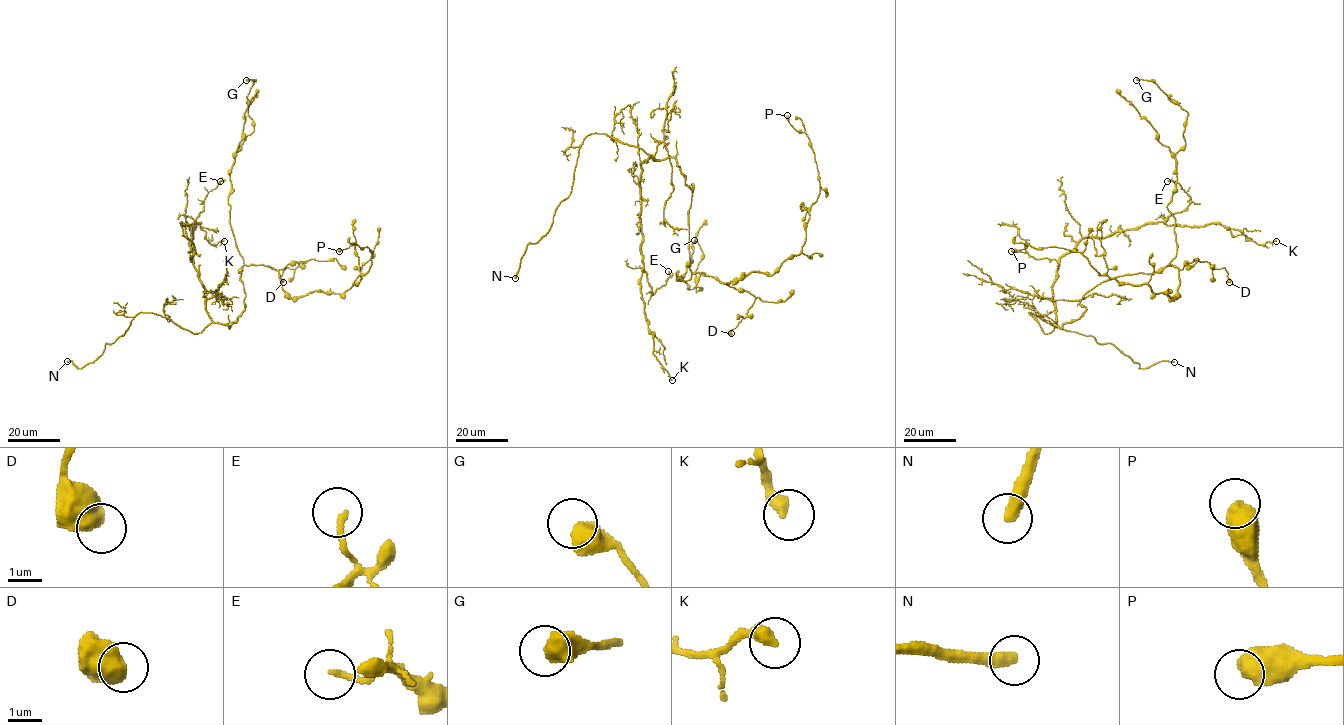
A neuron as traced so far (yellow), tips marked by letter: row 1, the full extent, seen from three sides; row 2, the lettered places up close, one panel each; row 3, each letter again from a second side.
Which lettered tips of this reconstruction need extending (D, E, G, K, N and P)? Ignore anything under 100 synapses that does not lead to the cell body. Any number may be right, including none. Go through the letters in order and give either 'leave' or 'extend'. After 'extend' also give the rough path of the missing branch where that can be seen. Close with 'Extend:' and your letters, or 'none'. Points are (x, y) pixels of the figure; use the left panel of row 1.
D: leave
E: leave
G: leave
K: leave
N: extend | (67, 361), (53, 356), (41, 363), (32, 356), (13, 349)
P: leave
Extend: N

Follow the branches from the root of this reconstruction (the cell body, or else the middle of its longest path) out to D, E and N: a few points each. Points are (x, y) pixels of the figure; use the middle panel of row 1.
D: (692, 193), (688, 210), (690, 270), (715, 277), (755, 297), (747, 314), (729, 331), (731, 333)
E: (692, 193), (674, 158), (651, 156), (641, 164), (641, 251), (652, 295), (668, 271)
N: (692, 193), (674, 158), (655, 160), (591, 133), (579, 149), (571, 193), (549, 230), (527, 245), (515, 278)

